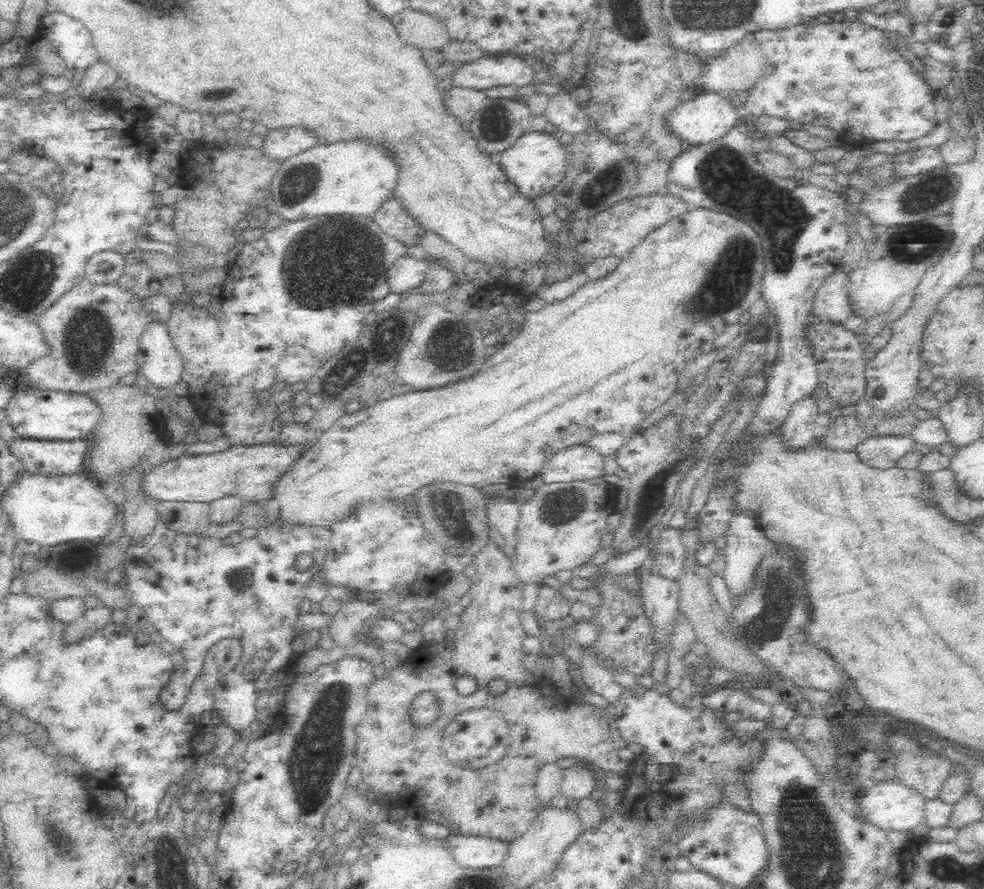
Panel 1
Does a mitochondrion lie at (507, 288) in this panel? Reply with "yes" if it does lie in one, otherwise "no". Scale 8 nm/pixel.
no

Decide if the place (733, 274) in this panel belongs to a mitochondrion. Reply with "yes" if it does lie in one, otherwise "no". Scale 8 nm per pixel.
yes

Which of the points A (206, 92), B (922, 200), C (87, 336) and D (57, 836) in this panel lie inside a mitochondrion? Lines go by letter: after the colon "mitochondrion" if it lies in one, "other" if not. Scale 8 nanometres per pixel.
A: mitochondrion
B: mitochondrion
C: mitochondrion
D: mitochondrion

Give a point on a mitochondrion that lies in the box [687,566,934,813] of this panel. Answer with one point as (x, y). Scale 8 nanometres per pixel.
(776, 617)

